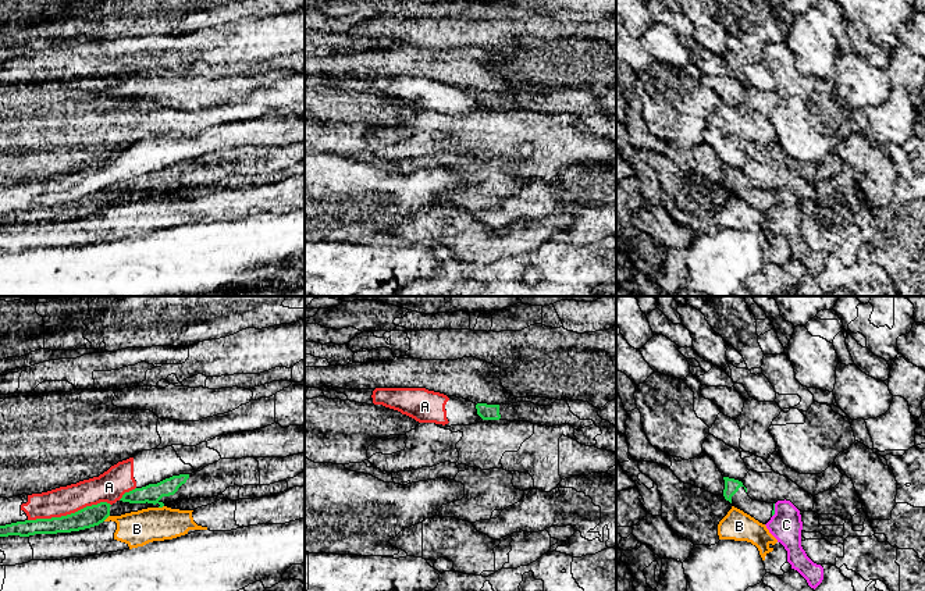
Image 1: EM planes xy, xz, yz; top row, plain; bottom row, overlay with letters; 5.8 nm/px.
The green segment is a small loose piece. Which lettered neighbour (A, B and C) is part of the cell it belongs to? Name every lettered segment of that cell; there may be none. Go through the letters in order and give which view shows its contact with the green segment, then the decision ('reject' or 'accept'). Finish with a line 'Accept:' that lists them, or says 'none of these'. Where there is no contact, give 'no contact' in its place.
A: xy | reject
B: xy | reject
C: yz | reject
Accept: none of these

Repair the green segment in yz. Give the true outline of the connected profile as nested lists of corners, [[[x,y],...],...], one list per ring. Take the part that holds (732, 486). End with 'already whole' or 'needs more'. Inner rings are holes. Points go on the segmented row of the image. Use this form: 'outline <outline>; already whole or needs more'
outline [[[723,477],[723,480],[723,496],[726,501],[762,524],[766,524],[771,520],[775,515],[775,503],[753,501],[741,481],[729,477]]]; needs more

